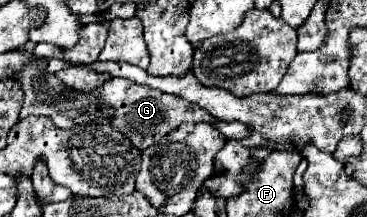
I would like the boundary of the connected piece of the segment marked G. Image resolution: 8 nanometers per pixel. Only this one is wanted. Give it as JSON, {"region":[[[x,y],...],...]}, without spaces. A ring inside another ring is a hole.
{"region":[[[114,77],[112,81],[100,85],[98,93],[100,93],[102,103],[108,103],[110,107],[116,109],[116,115],[112,117],[110,125],[120,129],[120,133],[124,133],[138,149],[146,149],[146,147],[158,143],[172,129],[180,127],[180,123],[200,123],[200,121],[204,121],[204,123],[214,125],[216,121],[220,121],[220,119],[208,115],[198,105],[192,105],[190,101],[186,101],[182,97],[160,93],[158,89],[152,89],[148,85],[138,85],[138,83],[128,81],[128,79]]]}

